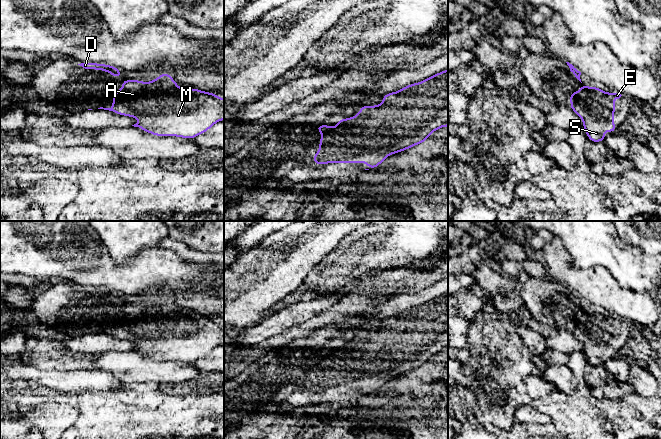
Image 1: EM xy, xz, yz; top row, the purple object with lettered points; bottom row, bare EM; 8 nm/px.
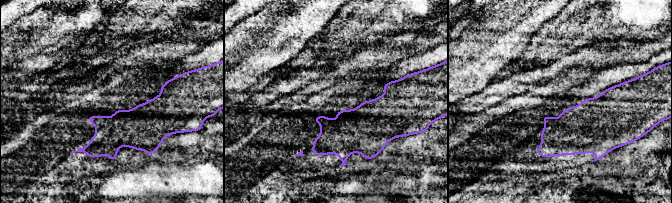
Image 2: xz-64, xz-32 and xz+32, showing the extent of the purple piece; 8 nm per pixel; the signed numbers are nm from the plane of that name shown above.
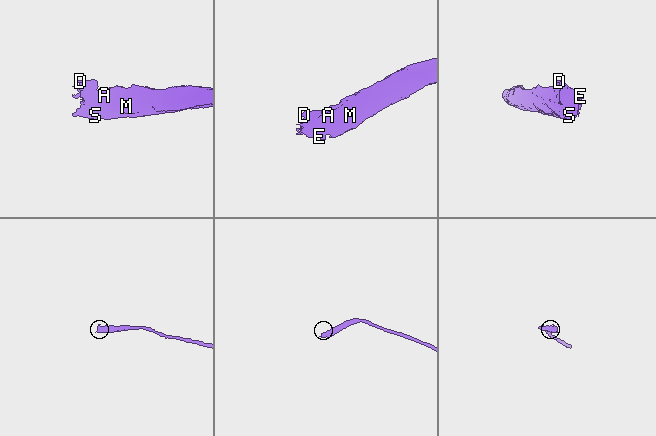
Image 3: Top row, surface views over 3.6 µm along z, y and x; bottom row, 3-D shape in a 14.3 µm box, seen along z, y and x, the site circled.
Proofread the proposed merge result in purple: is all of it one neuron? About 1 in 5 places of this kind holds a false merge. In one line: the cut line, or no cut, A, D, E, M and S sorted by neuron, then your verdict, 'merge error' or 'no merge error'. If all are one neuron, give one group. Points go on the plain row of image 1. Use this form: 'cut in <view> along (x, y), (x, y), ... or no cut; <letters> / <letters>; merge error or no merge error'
no cut; A D E M S; no merge error

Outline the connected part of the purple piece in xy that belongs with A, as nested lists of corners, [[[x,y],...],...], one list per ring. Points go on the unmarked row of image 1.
[[[162,297],[151,306],[138,304],[123,304],[122,312],[113,318],[111,332],[100,331],[119,339],[138,342],[140,345],[132,350],[140,351],[147,357],[155,360],[176,360],[191,363],[209,354],[216,346],[224,343],[224,323],[214,317],[204,316],[199,313],[183,314],[177,309],[168,297]]]

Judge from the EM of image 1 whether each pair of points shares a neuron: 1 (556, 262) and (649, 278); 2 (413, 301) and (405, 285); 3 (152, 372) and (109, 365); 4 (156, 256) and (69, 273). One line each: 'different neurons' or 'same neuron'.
1: different neurons
2: different neurons
3: same neuron
4: same neuron

